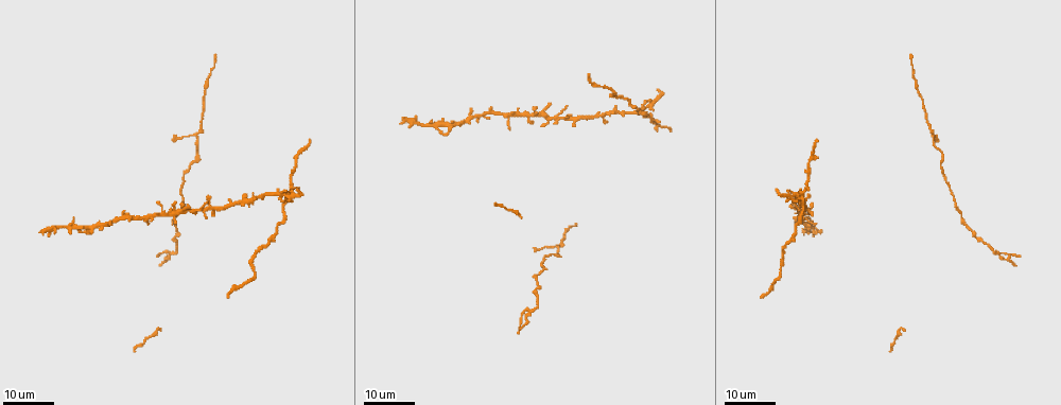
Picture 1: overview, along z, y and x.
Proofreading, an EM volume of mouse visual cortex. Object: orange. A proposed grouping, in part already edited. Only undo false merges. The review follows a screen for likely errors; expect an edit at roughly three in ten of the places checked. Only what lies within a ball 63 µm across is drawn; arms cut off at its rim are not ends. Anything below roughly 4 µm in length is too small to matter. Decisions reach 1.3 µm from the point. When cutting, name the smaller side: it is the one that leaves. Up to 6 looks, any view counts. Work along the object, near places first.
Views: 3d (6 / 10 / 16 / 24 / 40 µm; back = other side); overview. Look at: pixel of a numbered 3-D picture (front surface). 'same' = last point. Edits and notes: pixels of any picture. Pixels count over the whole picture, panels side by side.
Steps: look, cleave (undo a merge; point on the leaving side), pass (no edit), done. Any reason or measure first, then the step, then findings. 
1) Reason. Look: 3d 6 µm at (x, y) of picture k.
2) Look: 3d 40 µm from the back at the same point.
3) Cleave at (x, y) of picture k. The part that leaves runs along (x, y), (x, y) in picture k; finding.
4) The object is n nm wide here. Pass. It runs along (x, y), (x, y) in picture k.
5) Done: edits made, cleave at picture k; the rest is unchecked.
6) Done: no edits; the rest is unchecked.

Look: 3d 24 µm at (197, 136) of picture 1.

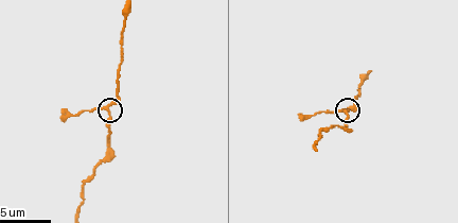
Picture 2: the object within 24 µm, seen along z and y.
Look: 3d 10 µm at (105, 107) of picture 2.

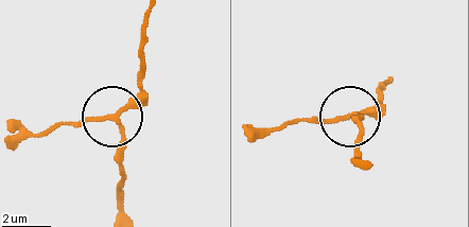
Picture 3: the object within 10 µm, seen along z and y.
Pass. Continuous, no second neuron.

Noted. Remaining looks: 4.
A narrow waist. Look: 3d 16 µm at (962, 214) of picture 1.

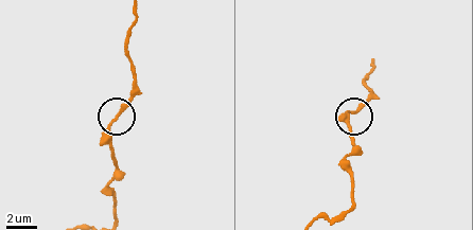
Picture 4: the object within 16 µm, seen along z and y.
Look: 3d 6 µm at (117, 119) of picture 4.

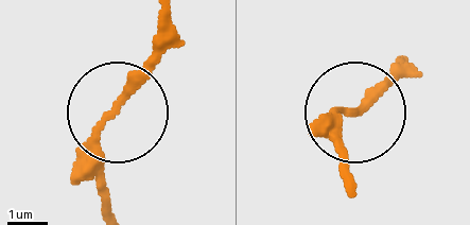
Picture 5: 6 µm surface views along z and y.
Pass. Continuous, no second neuron.

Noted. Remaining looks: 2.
Look: 3d 16 µm at (532, 312) of picture 1.

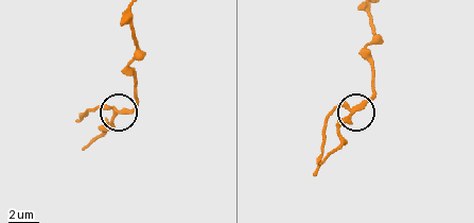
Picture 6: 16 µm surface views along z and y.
Look: 3d 10 µm at (116, 114) of picture 6.

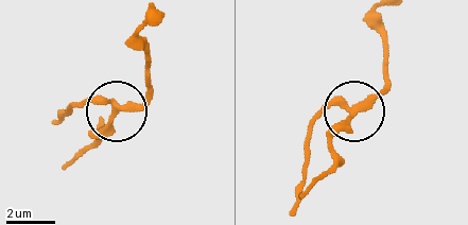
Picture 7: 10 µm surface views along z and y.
The side arm is 5 µm long. Pass. It runs along (376, 15), (384, 82), (340, 131), (333, 153) in picture 7; one neuron here.

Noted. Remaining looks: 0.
Done: no edits; the rest is unchecked.

